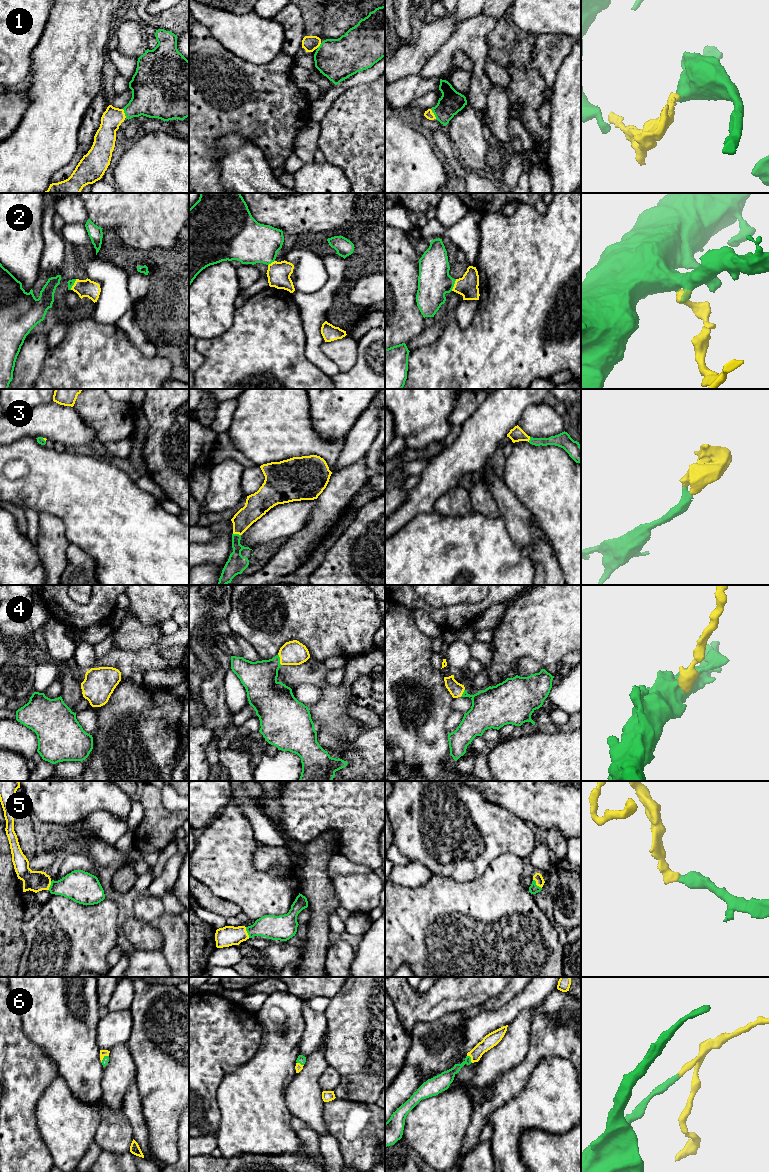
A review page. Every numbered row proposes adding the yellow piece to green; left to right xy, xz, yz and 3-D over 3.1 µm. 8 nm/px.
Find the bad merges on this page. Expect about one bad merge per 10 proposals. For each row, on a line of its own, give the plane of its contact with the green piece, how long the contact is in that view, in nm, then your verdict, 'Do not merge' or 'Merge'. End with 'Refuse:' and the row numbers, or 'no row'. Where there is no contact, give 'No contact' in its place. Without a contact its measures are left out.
1: Touches green in xy. Shared border 80 nm. Merge
2: Touches green in yz. Shared border 100 nm. Merge
3: Touches green in xz. Shared border 70 nm. Merge
4: Touches green in xz. Shared border 90 nm. Merge
5: Touches green in yz. Shared border 100 nm. Merge
6: Touches green in yz. Shared border 80 nm. Merge
Refuse: no row

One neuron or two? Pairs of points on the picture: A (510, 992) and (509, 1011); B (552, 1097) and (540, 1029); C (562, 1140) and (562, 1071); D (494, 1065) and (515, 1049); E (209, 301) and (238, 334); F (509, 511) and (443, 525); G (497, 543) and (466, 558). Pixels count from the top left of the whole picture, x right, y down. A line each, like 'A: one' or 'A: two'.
A: two
B: two
C: two
D: one
E: two
F: two
G: one

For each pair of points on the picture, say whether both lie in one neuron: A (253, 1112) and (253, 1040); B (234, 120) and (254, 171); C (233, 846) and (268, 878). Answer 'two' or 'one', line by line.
A: two
B: two
C: one

